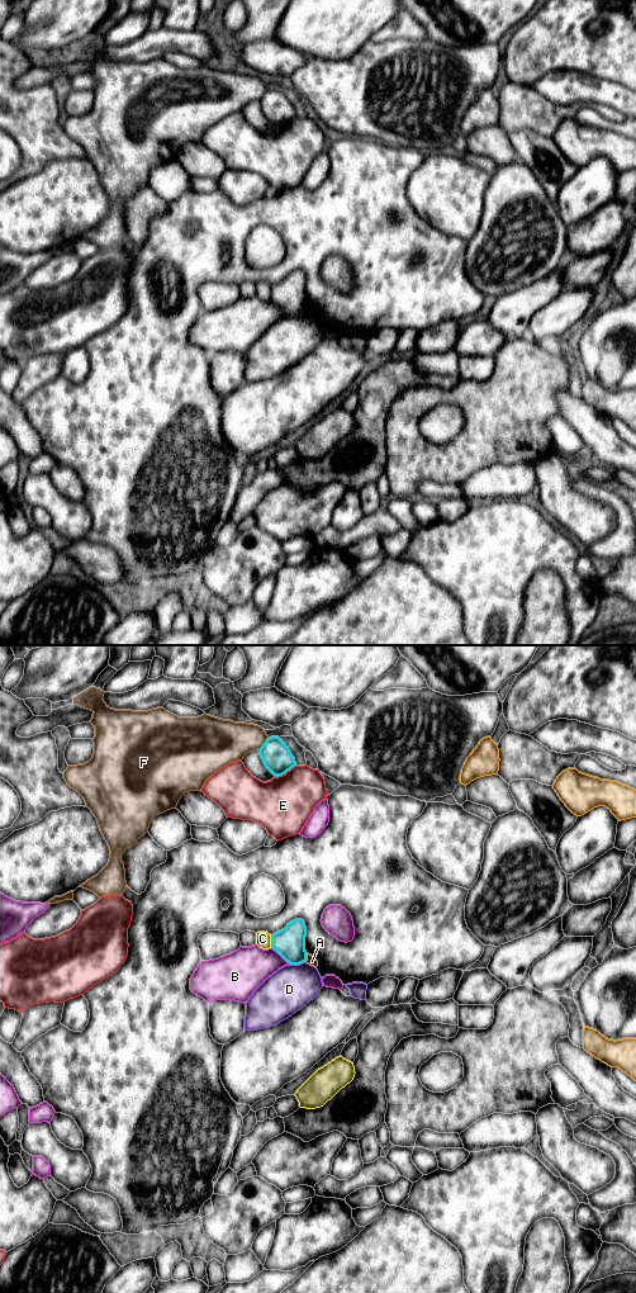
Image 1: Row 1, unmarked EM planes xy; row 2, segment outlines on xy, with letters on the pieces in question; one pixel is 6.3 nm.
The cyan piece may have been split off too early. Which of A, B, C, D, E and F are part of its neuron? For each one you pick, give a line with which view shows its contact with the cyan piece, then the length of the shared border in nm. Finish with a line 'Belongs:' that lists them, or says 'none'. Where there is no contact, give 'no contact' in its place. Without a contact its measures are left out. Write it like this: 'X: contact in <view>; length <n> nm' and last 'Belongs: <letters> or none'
Belongs: none

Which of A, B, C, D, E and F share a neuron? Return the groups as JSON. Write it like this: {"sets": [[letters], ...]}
{"sets": [["A"], ["B"], ["C"], ["D", "E"], ["F"]]}

